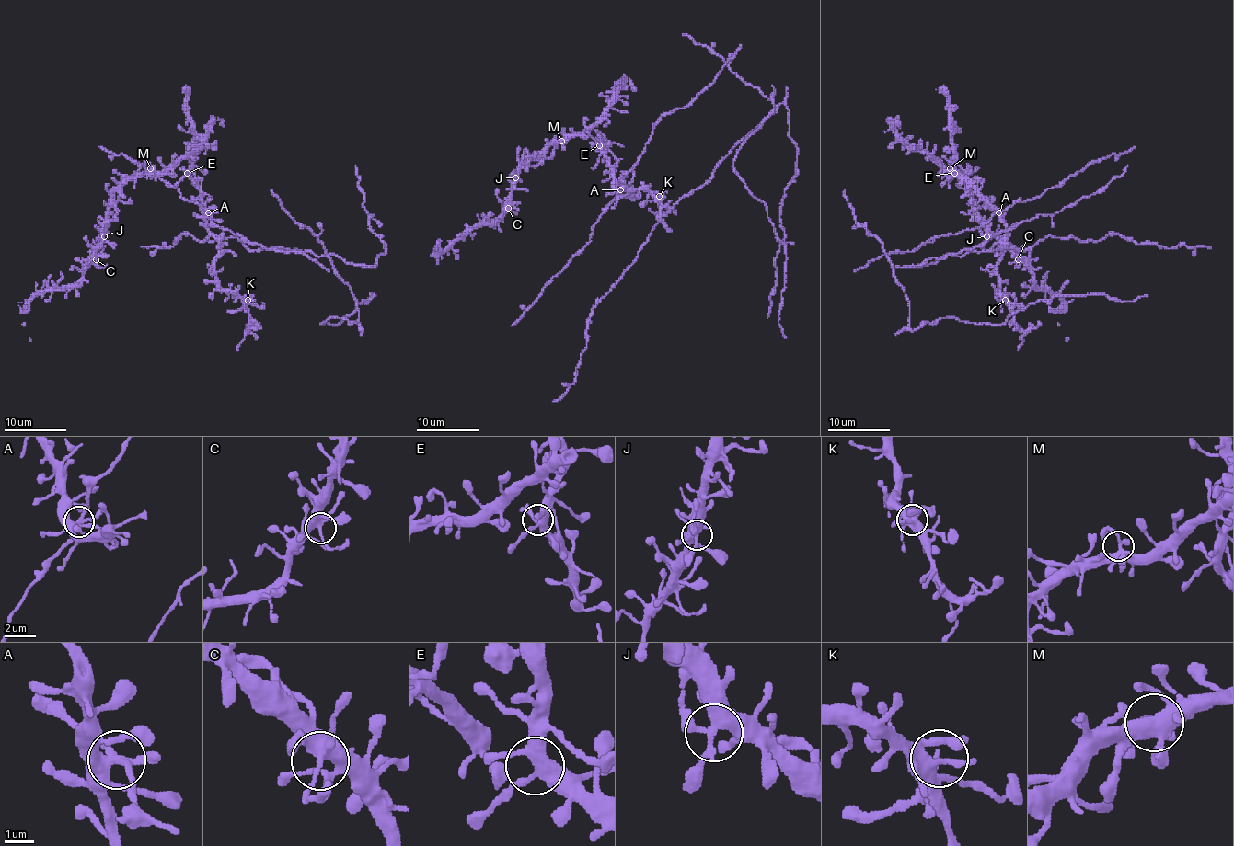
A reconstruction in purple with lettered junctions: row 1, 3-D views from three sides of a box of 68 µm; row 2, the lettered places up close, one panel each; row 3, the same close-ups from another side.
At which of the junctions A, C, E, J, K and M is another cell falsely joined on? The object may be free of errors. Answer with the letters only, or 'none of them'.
none of them

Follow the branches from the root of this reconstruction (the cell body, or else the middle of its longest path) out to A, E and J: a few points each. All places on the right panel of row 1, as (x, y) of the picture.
A: (899, 251), (914, 251), (934, 237), (979, 228), (999, 212)
E: (899, 251), (914, 251), (934, 237), (979, 228), (997, 212), (954, 173)
J: (899, 251), (979, 228), (997, 212), (963, 180), (945, 174), (956, 174), (972, 193), (986, 236)

